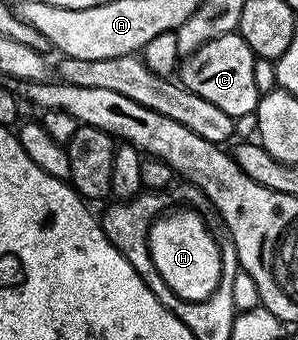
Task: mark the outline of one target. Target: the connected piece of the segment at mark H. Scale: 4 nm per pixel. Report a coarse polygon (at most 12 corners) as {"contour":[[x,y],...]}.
{"contour":[[191,208],[153,221],[149,253],[175,295],[203,301],[220,251]]}

